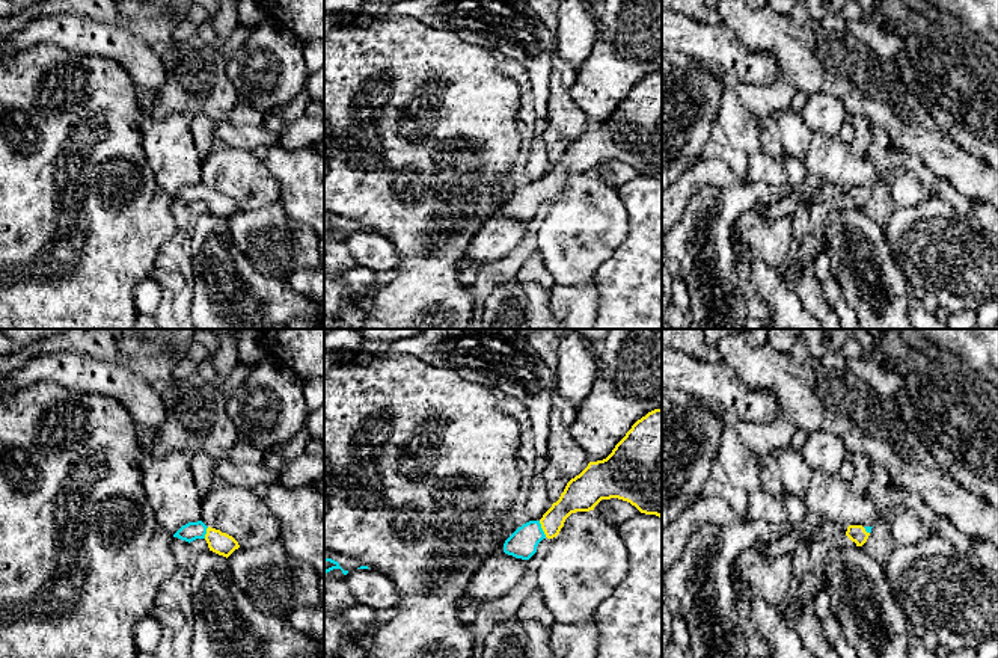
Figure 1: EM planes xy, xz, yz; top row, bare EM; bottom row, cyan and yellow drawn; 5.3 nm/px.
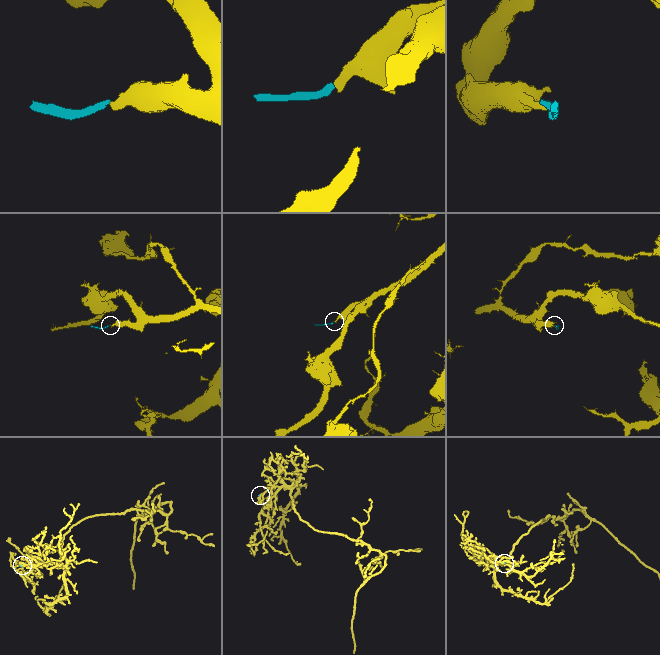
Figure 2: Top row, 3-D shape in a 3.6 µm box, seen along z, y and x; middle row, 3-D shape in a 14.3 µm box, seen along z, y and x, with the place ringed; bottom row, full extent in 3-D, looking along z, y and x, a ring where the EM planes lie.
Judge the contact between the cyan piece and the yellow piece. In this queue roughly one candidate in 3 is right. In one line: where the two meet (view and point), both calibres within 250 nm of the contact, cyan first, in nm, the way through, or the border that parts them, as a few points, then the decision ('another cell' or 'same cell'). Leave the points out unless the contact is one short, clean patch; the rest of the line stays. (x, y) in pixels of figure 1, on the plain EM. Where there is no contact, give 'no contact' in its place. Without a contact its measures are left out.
meets cyan in xz at (541, 190); 160 nm thick on the cyan side, 160 nm on the other; runs through xz (522, 206), (541, 190), (576, 159); same cell

